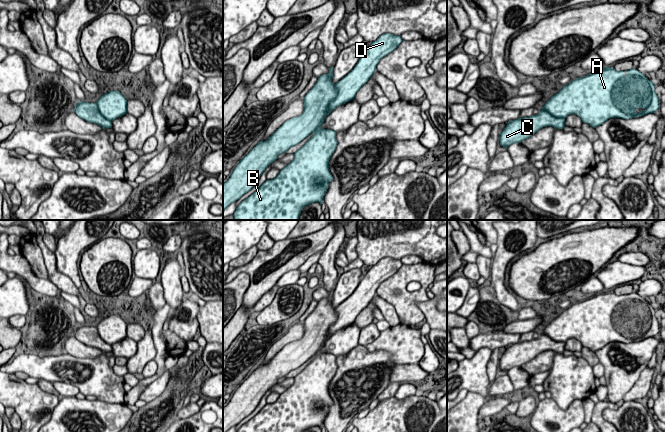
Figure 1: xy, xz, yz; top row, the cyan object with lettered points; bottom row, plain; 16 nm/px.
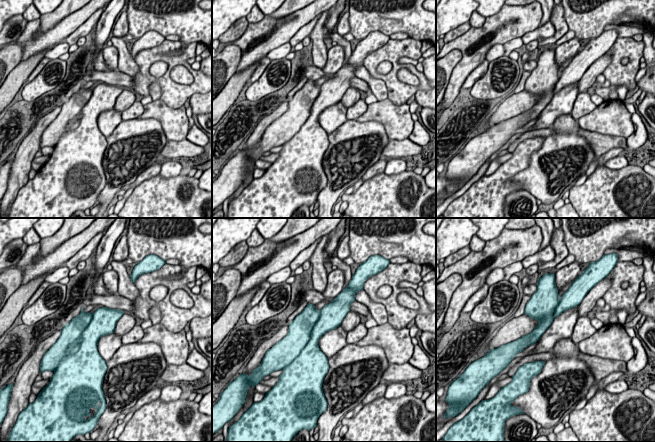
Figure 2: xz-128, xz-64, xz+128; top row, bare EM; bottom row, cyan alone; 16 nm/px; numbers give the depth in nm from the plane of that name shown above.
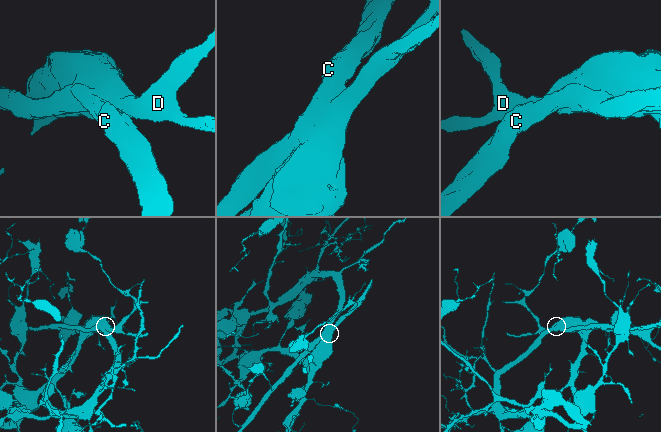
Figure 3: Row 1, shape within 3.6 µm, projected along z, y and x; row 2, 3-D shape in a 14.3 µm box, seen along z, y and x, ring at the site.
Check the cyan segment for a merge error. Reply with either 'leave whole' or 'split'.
split

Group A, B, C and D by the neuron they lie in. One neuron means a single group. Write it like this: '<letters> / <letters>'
A B D / C

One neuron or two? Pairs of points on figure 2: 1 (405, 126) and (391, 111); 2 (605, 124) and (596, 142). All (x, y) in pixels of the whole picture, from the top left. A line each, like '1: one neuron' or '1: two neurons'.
1: one neuron
2: two neurons

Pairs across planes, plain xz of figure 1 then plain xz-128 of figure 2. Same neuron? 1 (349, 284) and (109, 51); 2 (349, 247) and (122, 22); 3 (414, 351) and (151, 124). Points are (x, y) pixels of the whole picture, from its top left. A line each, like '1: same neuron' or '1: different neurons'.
1: same neuron
2: same neuron
3: different neurons

